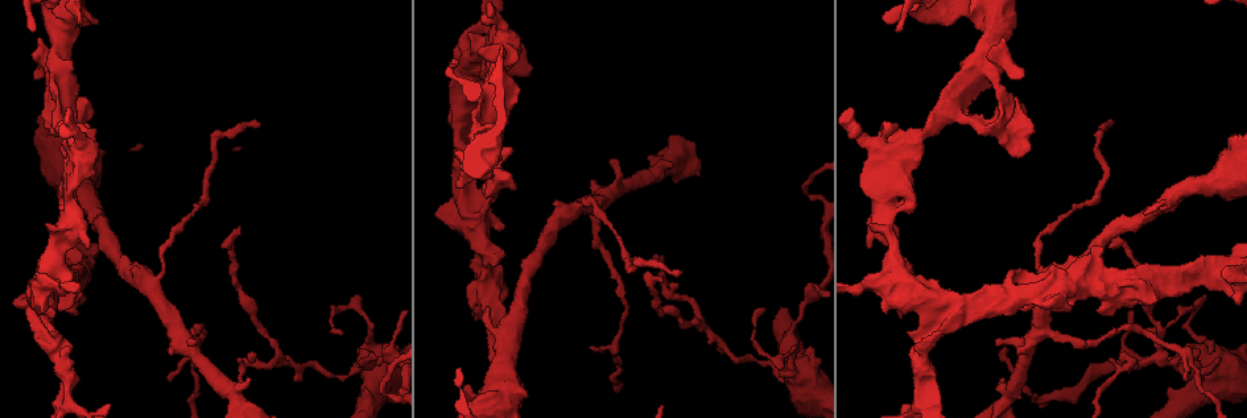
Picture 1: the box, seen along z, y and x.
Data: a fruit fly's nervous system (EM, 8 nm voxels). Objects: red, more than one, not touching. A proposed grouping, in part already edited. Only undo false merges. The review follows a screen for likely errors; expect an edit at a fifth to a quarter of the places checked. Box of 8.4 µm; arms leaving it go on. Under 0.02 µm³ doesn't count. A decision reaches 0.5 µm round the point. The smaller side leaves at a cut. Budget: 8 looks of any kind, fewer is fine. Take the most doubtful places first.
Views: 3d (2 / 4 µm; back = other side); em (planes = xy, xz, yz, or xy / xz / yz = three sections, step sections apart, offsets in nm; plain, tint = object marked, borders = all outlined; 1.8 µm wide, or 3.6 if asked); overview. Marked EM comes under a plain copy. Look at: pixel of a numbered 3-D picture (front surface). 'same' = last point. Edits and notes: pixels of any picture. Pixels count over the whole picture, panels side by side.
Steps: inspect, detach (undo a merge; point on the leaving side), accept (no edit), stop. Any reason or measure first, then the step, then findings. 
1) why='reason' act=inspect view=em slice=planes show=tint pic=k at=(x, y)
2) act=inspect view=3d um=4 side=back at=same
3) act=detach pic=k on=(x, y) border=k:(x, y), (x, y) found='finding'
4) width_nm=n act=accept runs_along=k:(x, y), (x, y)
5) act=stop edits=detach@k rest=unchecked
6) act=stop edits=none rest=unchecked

why='abrupt turn' act=inspect view=em slice=planes show=borders pic=1 at=(1132, 362)

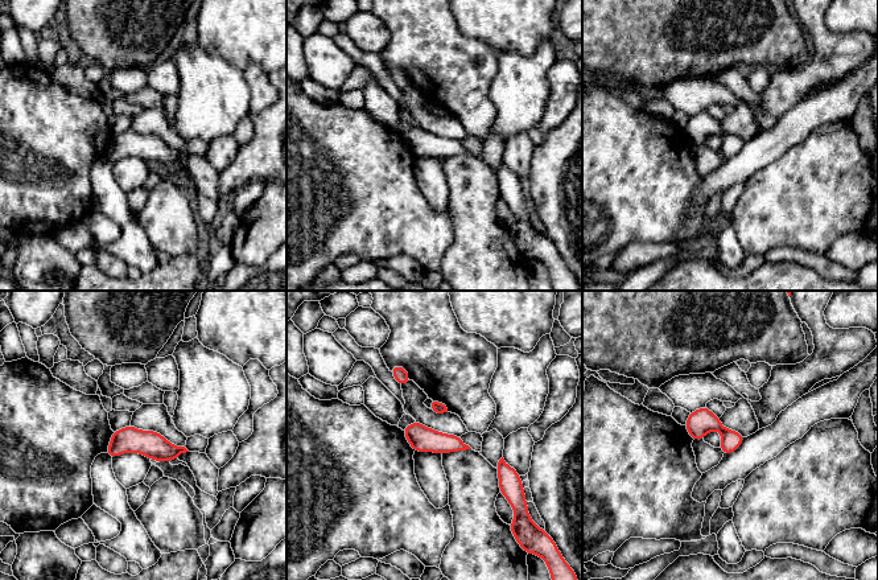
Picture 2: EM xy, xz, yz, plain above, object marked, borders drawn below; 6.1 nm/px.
act=accept runs_along=2:(181, 449), (119, 444), (110, 452) found='continuous, no second neuron'

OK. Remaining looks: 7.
why='sharp bend' act=inspect view=em slice=xz step=4 show=tint pic=1 at=(40, 262)

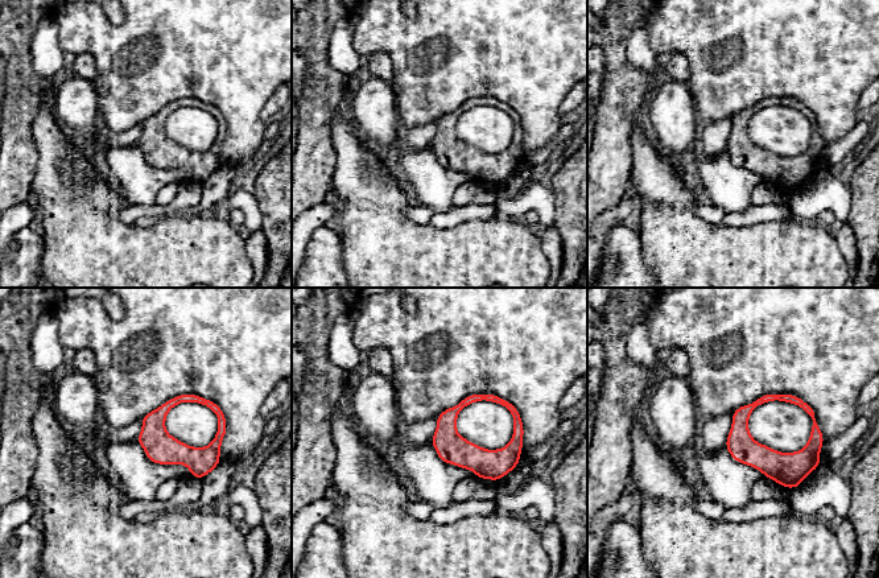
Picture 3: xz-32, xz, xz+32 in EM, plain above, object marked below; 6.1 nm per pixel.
width_nm=170 act=accept runs_along=3:(814, 429), (797, 459), (729, 445) found='one neuron here'

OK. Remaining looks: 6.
why='abrupt turn' act=inspect view=em slice=xz step=16 show=tint pic=1 at=(54, 104)

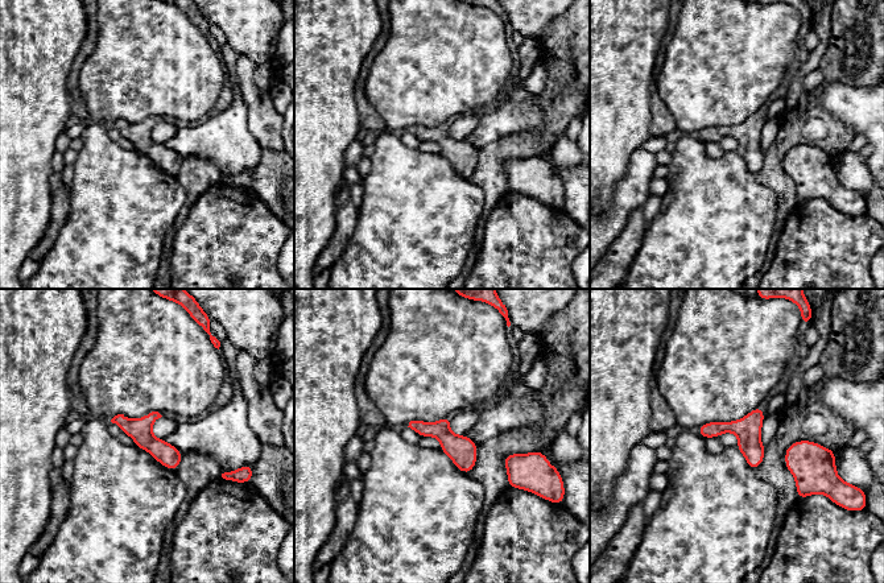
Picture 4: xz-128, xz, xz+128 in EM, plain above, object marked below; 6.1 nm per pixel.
why='another direction' act=inspect view=em slice=planes show=tint at=same

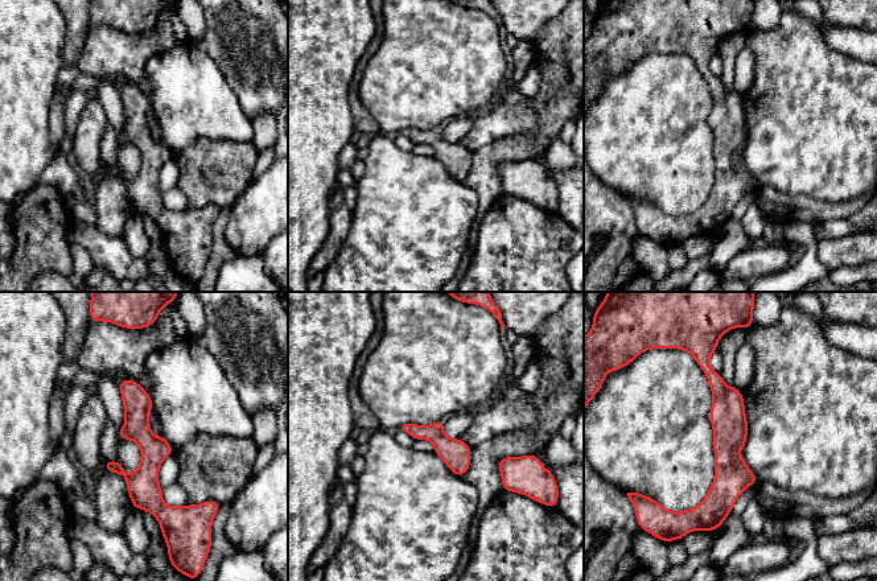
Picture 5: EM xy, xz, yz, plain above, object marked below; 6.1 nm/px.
width_nm=160 act=accept runs_along=5:(704, 366), (728, 402), (717, 518) found='one neuron here'

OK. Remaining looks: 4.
act=inspect view=em slice=planes show=tint pic=1 at=(1144, 272)

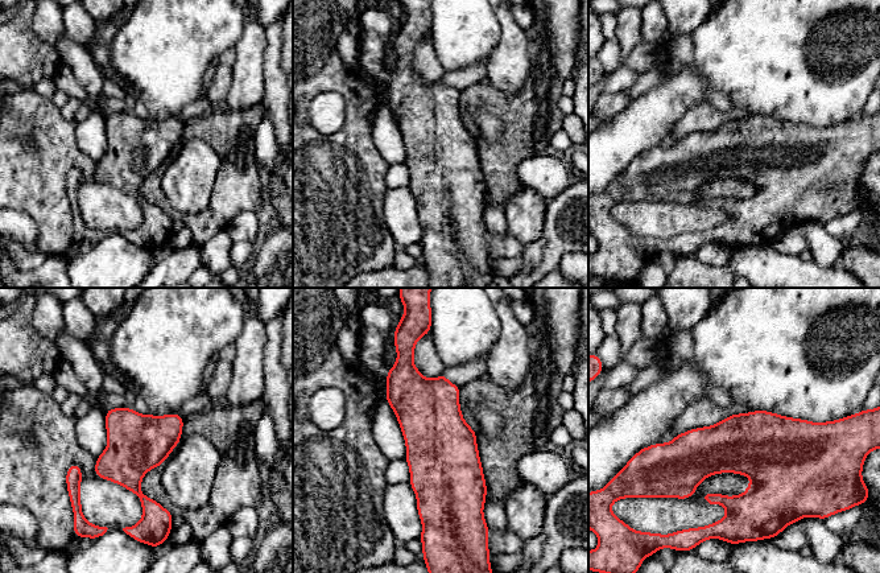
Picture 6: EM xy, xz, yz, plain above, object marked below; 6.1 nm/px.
act=accept found='one neuron here'

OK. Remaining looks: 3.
act=stop edits=none rest=unchecked

